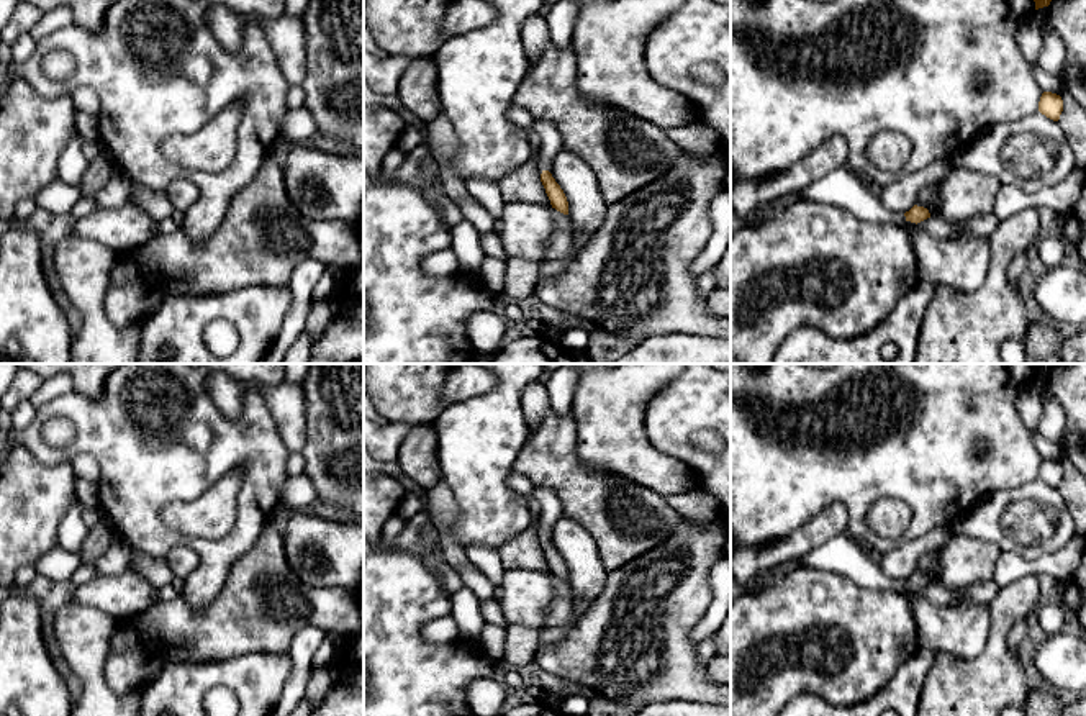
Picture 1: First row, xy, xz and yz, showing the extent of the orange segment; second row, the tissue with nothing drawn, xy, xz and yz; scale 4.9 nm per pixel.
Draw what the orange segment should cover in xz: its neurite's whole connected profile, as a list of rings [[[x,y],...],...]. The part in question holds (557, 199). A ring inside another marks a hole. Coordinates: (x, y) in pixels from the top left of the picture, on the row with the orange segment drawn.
[[[534,120],[534,138],[539,141],[541,146],[537,164],[542,170],[541,182],[545,188],[550,205],[557,211],[568,215],[567,197],[560,185],[552,177],[552,174],[549,172],[555,157],[562,152],[560,131],[550,121]]]

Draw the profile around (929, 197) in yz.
[[[942,182],[927,185],[917,195],[916,205],[927,208],[930,216],[937,216],[940,213],[940,187]]]

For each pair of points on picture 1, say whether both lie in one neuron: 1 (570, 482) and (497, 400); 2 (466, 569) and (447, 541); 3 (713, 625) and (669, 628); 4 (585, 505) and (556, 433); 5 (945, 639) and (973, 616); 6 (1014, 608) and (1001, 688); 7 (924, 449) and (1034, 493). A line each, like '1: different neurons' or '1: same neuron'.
1: different neurons
2: same neuron
3: different neurons
4: same neuron
5: same neuron
6: same neuron
7: different neurons

